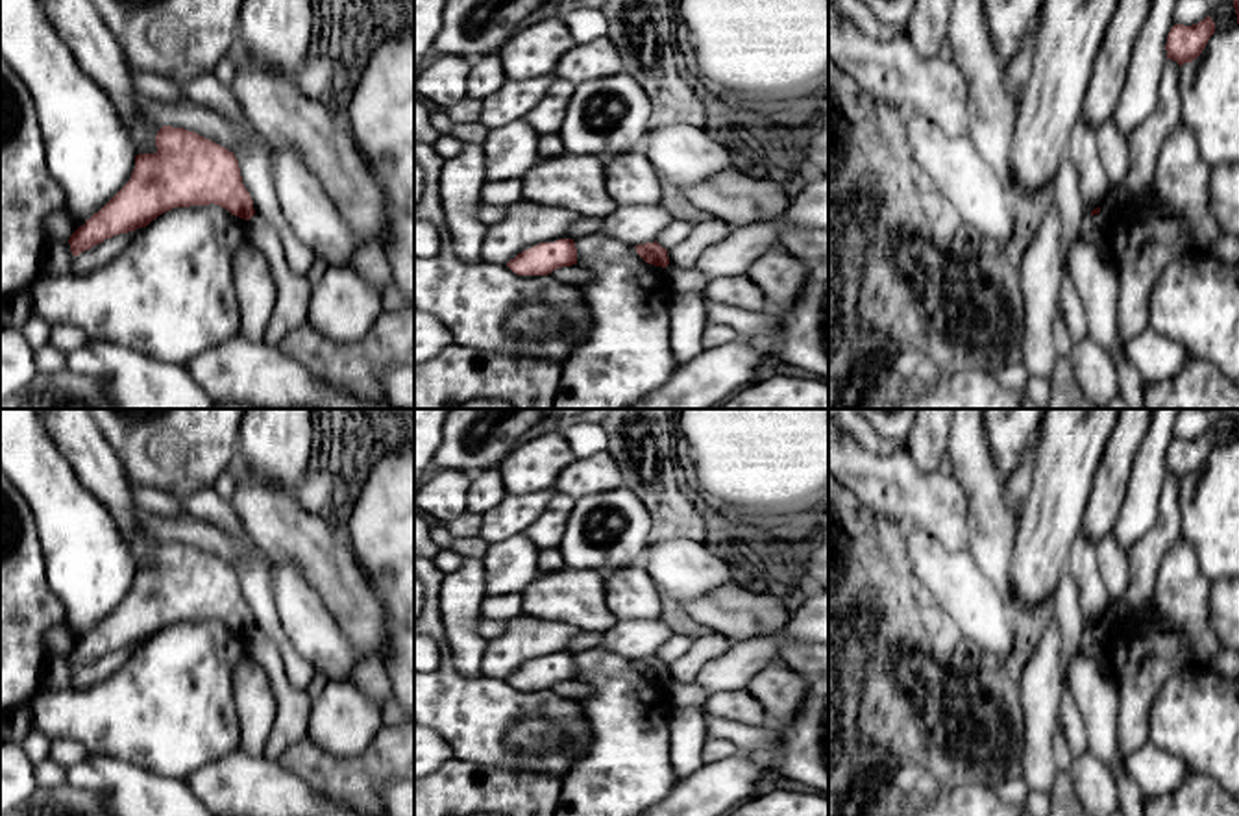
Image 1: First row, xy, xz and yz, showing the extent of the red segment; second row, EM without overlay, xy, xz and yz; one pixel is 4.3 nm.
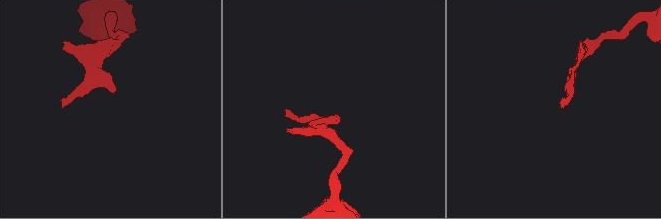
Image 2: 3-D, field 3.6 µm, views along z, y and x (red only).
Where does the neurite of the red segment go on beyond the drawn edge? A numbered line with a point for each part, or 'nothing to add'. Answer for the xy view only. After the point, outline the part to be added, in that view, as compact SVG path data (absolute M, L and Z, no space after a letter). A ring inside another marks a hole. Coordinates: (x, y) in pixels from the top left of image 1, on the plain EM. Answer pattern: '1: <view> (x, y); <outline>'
nothing to add

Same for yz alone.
nothing to add

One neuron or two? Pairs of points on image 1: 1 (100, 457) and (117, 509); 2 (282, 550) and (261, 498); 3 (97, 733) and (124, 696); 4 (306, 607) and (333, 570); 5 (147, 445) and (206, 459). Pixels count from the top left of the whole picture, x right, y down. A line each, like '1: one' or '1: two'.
1: one
2: one
3: one
4: two
5: one

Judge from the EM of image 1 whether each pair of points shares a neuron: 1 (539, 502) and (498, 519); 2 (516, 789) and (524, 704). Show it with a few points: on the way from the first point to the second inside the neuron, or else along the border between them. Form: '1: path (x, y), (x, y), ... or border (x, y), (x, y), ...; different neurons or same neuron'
1: path (529, 507), (507, 519); same neuron
2: border (524, 768), (548, 772), (557, 778); different neurons

